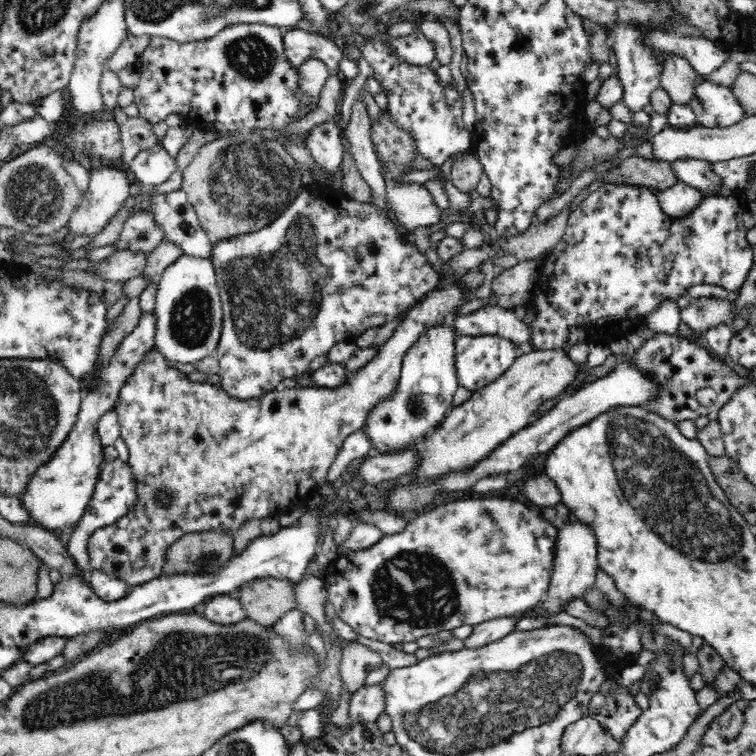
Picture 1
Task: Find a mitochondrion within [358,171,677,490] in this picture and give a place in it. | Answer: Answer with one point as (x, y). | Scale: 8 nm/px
(417, 407)

